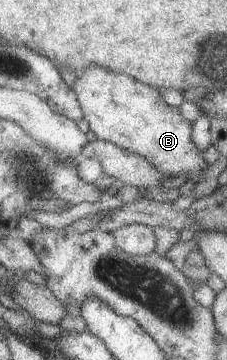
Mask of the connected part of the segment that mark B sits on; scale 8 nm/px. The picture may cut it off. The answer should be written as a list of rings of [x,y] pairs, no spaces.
[[[89,65],[76,78],[72,91],[83,119],[95,137],[144,158],[164,178],[182,175],[196,184],[204,181],[210,164],[192,141],[191,123],[162,100],[156,88],[127,75]]]

